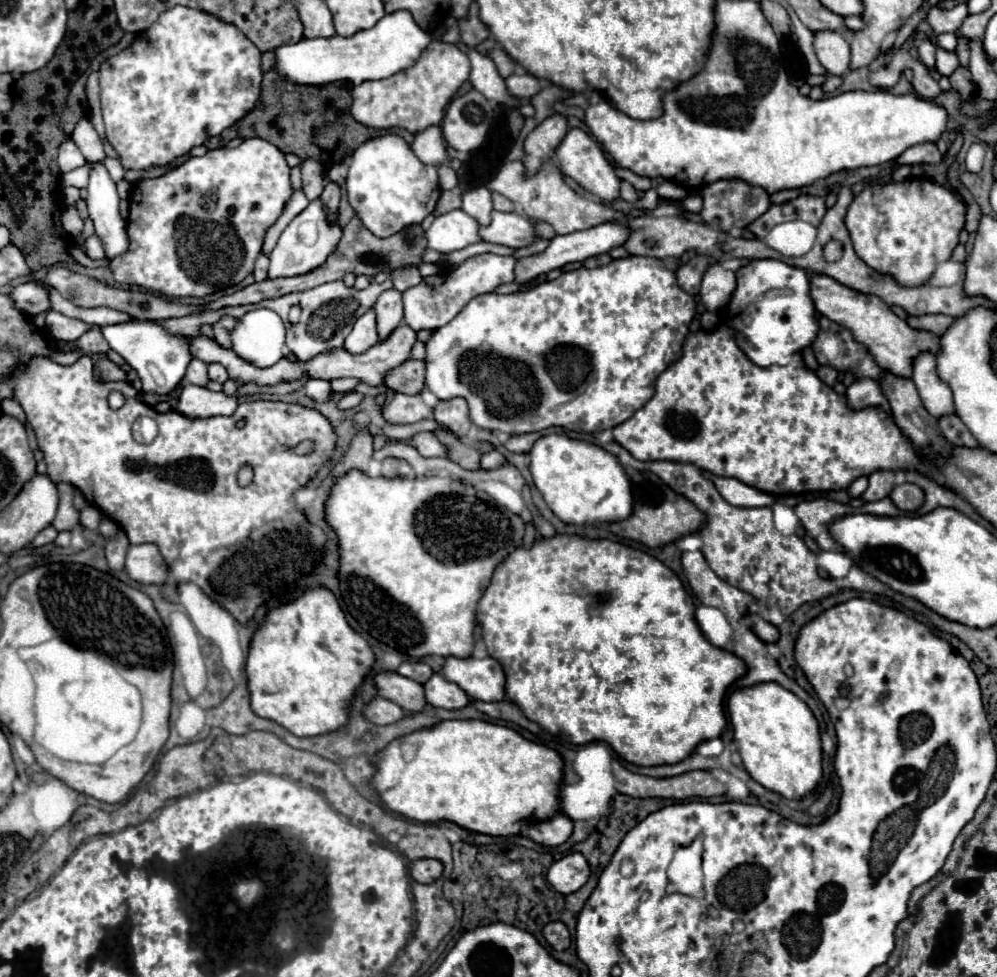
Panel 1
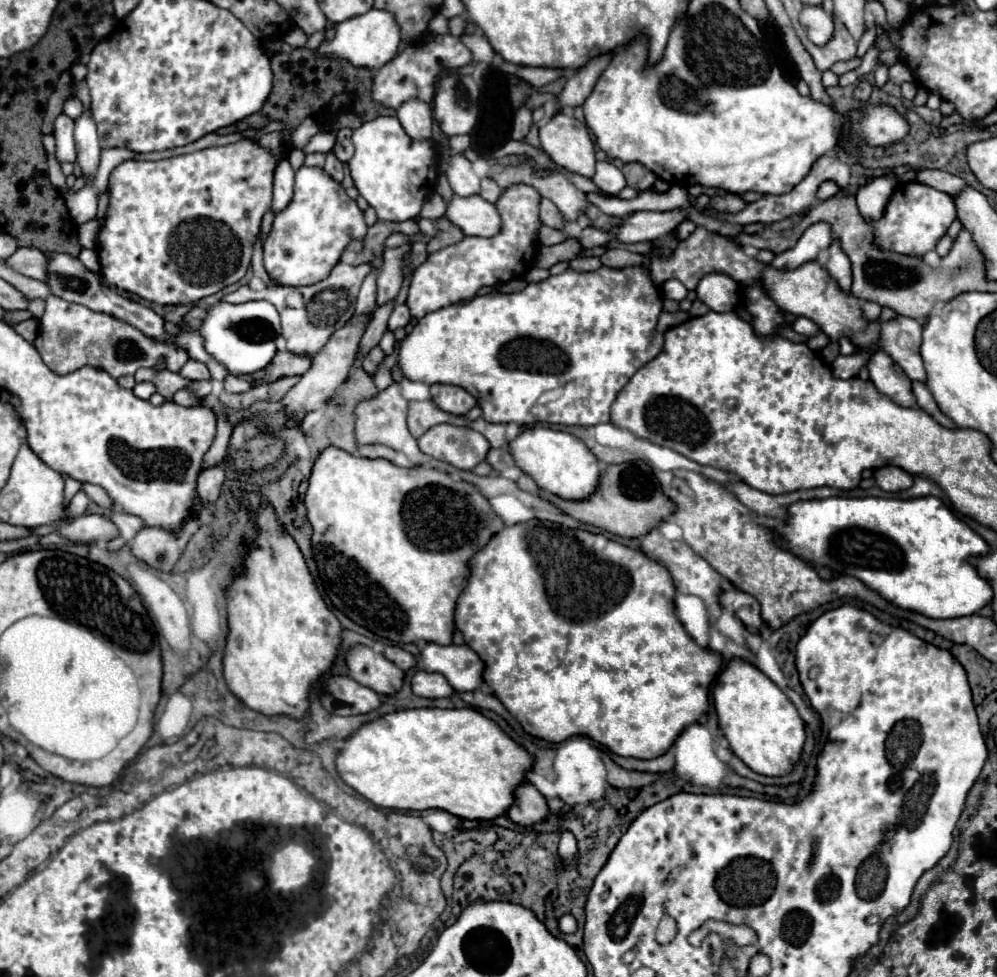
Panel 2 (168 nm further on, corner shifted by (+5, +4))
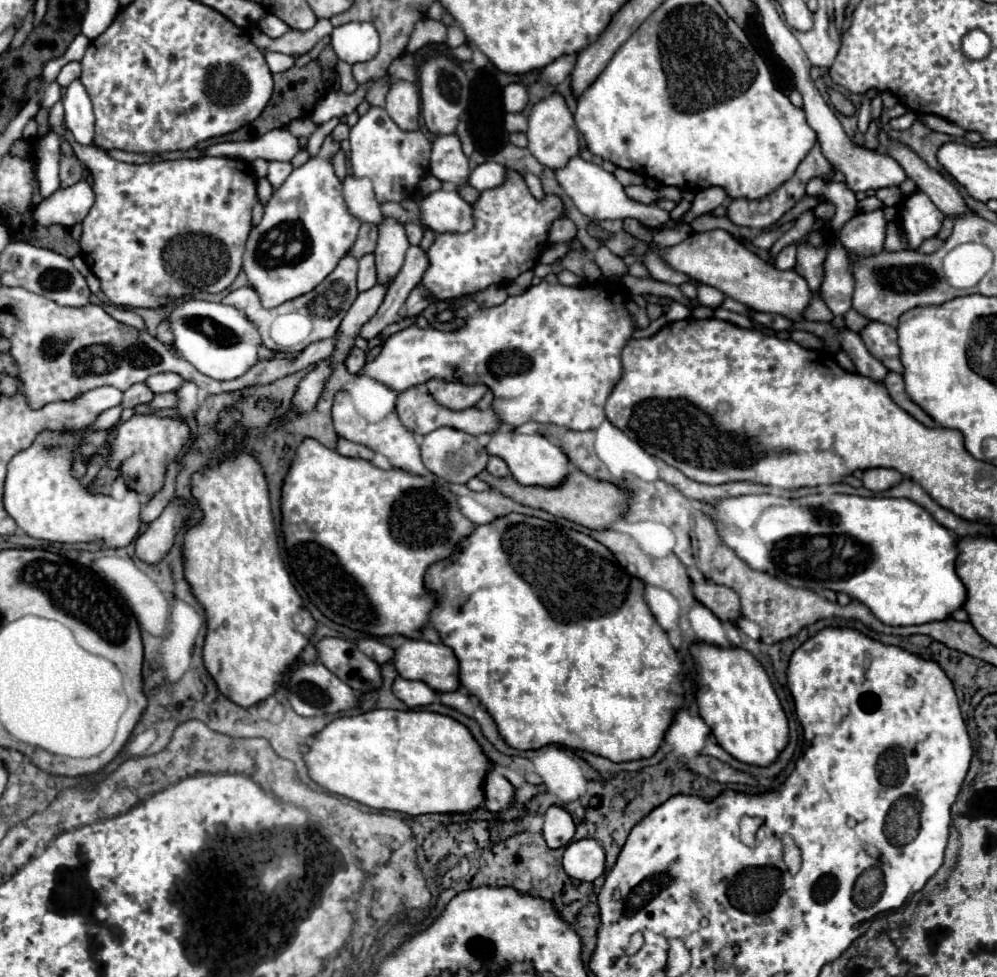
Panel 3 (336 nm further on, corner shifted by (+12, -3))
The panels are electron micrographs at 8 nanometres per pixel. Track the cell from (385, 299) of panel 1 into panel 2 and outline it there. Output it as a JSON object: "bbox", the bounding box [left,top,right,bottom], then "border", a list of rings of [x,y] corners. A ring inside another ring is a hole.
{"bbox":[378,241,412,305],"border":[[[406,241],[400,247],[384,249],[384,263],[378,273],[378,305],[384,305],[386,301],[392,301],[398,295],[404,277],[404,259],[410,247],[412,241]]]}

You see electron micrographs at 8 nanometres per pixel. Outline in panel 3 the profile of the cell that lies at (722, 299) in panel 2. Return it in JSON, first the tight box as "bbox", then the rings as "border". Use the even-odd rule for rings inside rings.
{"bbox":[697,284,725,310],"border":[[[701,284],[701,286],[697,288],[697,302],[699,302],[701,306],[707,306],[707,308],[715,310],[715,308],[719,308],[719,306],[723,304],[723,300],[725,300],[725,294],[723,294],[721,290],[713,288],[713,286]]]}

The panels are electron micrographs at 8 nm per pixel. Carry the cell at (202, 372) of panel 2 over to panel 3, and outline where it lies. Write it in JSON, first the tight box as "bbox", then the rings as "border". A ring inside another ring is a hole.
{"bbox":[145,372,185,394],"border":[[[163,372],[163,374],[157,374],[157,376],[149,376],[145,380],[145,384],[155,392],[155,394],[161,394],[161,392],[173,392],[177,388],[181,388],[185,384],[185,378],[175,374],[175,372]]]}

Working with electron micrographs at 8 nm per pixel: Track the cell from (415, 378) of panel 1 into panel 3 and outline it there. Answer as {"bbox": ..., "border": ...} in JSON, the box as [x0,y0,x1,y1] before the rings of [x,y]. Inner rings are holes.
{"bbox":[345,348,365,374],"border":[[[351,348],[349,356],[345,358],[345,366],[349,368],[349,372],[353,372],[353,374],[359,374],[359,372],[361,372],[361,368],[365,366],[365,350]]]}

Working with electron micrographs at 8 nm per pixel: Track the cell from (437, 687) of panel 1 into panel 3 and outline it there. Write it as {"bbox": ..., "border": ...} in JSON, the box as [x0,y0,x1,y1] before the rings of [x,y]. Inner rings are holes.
{"bbox":[393,678,437,708],"border":[[[397,678],[393,682],[393,692],[409,708],[429,706],[437,698],[437,692],[433,688],[429,688],[425,682],[413,682],[413,680],[405,680],[405,678]]]}

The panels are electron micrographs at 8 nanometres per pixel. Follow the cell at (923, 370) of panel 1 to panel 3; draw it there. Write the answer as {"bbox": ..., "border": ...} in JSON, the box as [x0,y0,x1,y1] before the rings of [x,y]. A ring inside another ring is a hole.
{"bbox":[859,322,903,374],"border":[[[869,322],[859,336],[863,338],[867,350],[885,364],[887,370],[903,374],[903,364],[901,364],[901,350],[897,344],[897,330],[889,324],[881,322]]]}

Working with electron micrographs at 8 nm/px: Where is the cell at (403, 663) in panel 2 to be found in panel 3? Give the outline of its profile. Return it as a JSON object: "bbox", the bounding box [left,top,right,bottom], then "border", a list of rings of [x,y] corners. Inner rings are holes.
{"bbox":[357,638,395,666],"border":[[[375,638],[357,640],[357,648],[361,648],[361,652],[365,652],[371,660],[375,660],[381,666],[393,662],[393,658],[395,658],[395,652],[387,644],[383,644],[383,642],[375,640]]]}

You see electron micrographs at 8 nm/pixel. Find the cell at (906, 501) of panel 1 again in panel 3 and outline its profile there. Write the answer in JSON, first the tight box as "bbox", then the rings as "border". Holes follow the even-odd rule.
{"bbox":[863,468,903,492],"border":[[[871,468],[863,472],[863,486],[871,492],[885,492],[897,486],[901,480],[903,476],[891,468]]]}

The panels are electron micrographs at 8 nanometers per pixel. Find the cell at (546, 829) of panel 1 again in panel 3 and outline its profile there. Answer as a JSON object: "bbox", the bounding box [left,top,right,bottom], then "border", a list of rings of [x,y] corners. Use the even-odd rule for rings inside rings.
{"bbox":[485,770,515,812],"border":[[[489,770],[485,780],[485,808],[491,812],[503,812],[513,806],[515,788],[497,770]]]}

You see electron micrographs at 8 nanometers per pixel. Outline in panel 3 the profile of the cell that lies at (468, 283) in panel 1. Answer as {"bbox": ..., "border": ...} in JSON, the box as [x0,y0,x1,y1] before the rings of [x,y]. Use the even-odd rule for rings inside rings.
{"bbox":[419,170,563,300],"border":[[[507,170],[505,184],[481,192],[477,204],[473,206],[473,218],[475,218],[473,232],[467,232],[467,234],[439,234],[435,238],[433,246],[427,250],[429,266],[427,266],[427,270],[423,274],[423,280],[419,284],[435,300],[451,300],[451,298],[459,298],[459,296],[465,296],[465,294],[475,294],[475,292],[491,286],[491,284],[507,286],[519,274],[533,268],[539,254],[547,246],[549,224],[555,218],[561,218],[563,216],[561,212],[563,212],[563,204],[557,196],[545,196],[543,202],[537,202],[533,198],[533,194],[529,192],[523,176],[513,172],[513,170]]]}

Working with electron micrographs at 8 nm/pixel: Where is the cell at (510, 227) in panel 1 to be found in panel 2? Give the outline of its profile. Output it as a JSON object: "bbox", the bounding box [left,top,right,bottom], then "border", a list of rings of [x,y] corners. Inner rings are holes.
{"bbox":[446,195,500,237],"border":[[[452,195],[446,203],[446,217],[464,231],[464,235],[492,237],[500,231],[500,215],[496,207],[476,197],[456,197]]]}

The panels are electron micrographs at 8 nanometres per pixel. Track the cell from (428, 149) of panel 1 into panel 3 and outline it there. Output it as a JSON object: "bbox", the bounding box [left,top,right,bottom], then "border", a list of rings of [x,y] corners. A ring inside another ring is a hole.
{"bbox":[387,84,419,132],"border":[[[393,84],[387,92],[387,114],[405,132],[419,130],[419,90],[413,84]]]}

